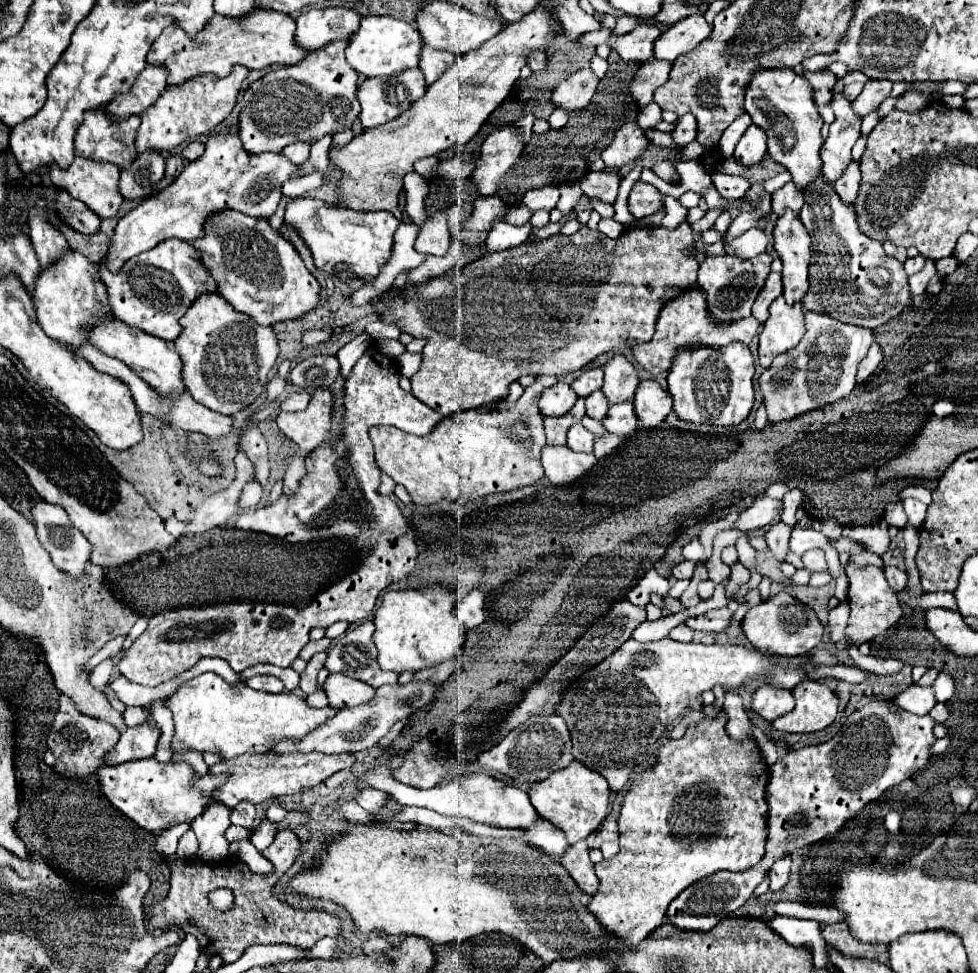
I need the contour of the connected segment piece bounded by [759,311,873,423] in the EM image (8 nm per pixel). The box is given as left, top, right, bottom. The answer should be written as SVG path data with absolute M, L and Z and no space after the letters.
M815 311L805 313L805 329L803 339L791 351L779 355L759 377L769 423L789 421L801 413L815 411L849 397L855 387L857 365L873 343L871 329L845 325Z

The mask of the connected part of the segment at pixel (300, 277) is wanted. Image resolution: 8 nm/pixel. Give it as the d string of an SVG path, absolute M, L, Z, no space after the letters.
M221 211L209 219L203 239L193 241L193 245L201 251L203 265L217 281L219 295L259 325L299 321L319 305L319 281L307 271L295 247L273 231L267 219Z

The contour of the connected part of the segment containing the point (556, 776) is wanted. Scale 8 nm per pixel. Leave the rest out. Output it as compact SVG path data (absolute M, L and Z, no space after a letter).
M573 761L563 771L553 771L553 775L549 775L545 781L533 783L529 789L529 797L535 811L539 811L543 819L547 819L553 827L559 827L559 831L565 833L567 843L577 843L581 839L587 839L605 819L611 791L603 775L591 771L579 761Z

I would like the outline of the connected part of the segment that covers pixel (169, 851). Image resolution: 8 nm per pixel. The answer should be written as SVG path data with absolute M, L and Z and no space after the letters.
M179 823L179 825L167 827L167 831L161 831L161 833L157 835L157 841L155 841L155 851L161 853L161 855L165 855L165 857L173 855L175 849L177 849L179 837L181 837L187 829L189 829L189 825Z

